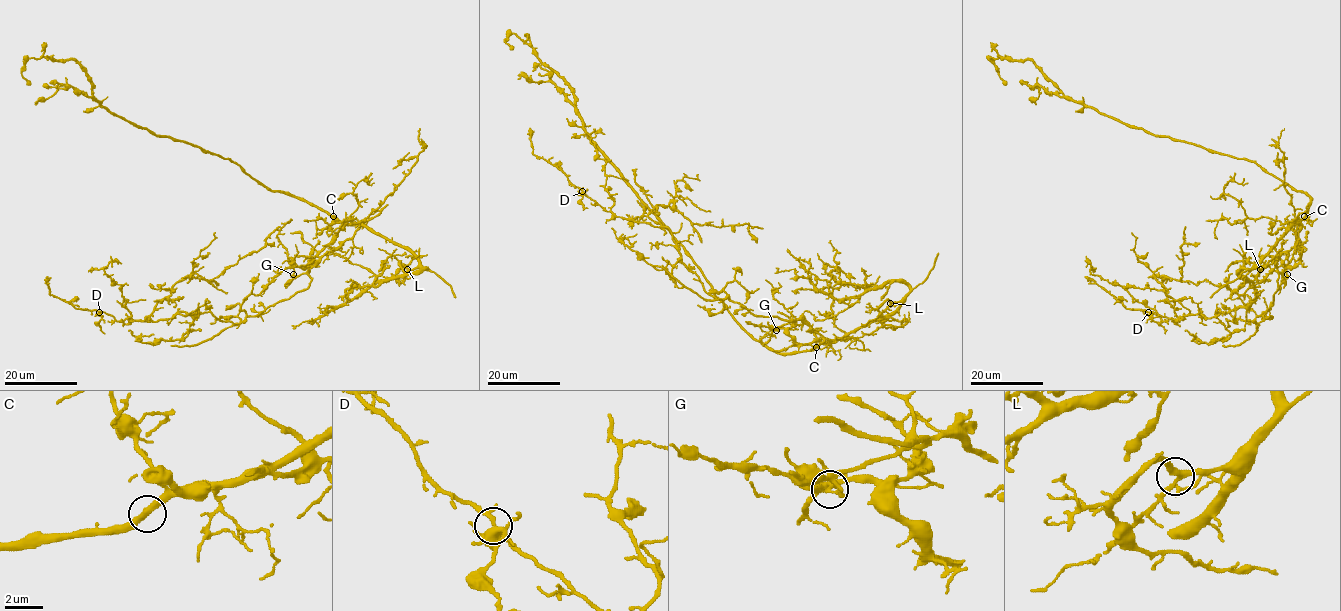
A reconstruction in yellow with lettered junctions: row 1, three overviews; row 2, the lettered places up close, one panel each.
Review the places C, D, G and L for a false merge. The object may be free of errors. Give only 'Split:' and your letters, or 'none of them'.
Split: G

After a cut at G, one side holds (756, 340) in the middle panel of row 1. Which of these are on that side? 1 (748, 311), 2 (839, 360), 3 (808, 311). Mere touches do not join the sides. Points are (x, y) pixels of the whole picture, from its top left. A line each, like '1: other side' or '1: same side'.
1: other side
2: same side
3: same side

